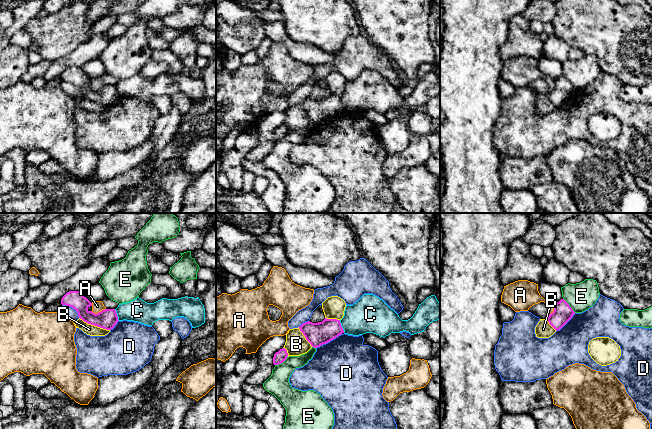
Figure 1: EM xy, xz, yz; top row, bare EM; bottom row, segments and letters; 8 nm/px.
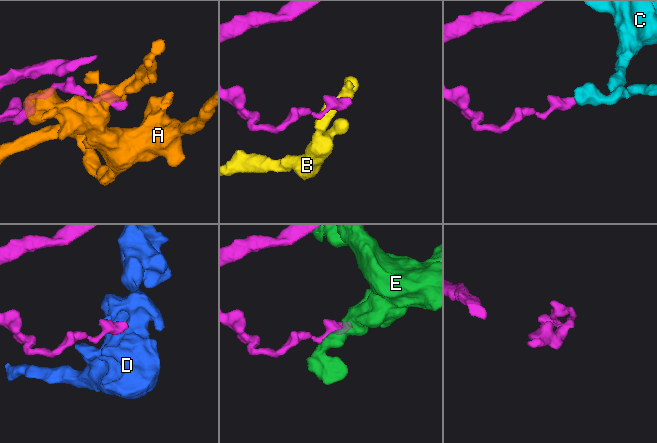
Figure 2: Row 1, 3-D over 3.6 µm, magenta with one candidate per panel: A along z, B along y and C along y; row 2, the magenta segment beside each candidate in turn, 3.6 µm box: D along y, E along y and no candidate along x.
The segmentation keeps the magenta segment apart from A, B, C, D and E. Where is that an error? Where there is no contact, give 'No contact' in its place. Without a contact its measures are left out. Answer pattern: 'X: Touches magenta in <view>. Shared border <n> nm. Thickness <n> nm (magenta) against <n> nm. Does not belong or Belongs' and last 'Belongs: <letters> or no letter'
A: Touches magenta in xy. Shared border 120 nm. Thickness 160 nm (magenta) against 90 nm. Does not belong
B: Touches magenta in xy. Shared border 260 nm. Thickness 160 nm (magenta) against 90 nm. Does not belong
C: Touches magenta in xz. Shared border 110 nm. Thickness 190 nm (magenta) against 300 nm. Does not belong
D: Touches magenta in xz. Shared border 240 nm. Thickness 190 nm (magenta) against 480 nm. Does not belong
E: Touches magenta in yz. Shared border 160 nm. Thickness 150 nm (magenta) against 220 nm. Does not belong
Belongs: no letter

